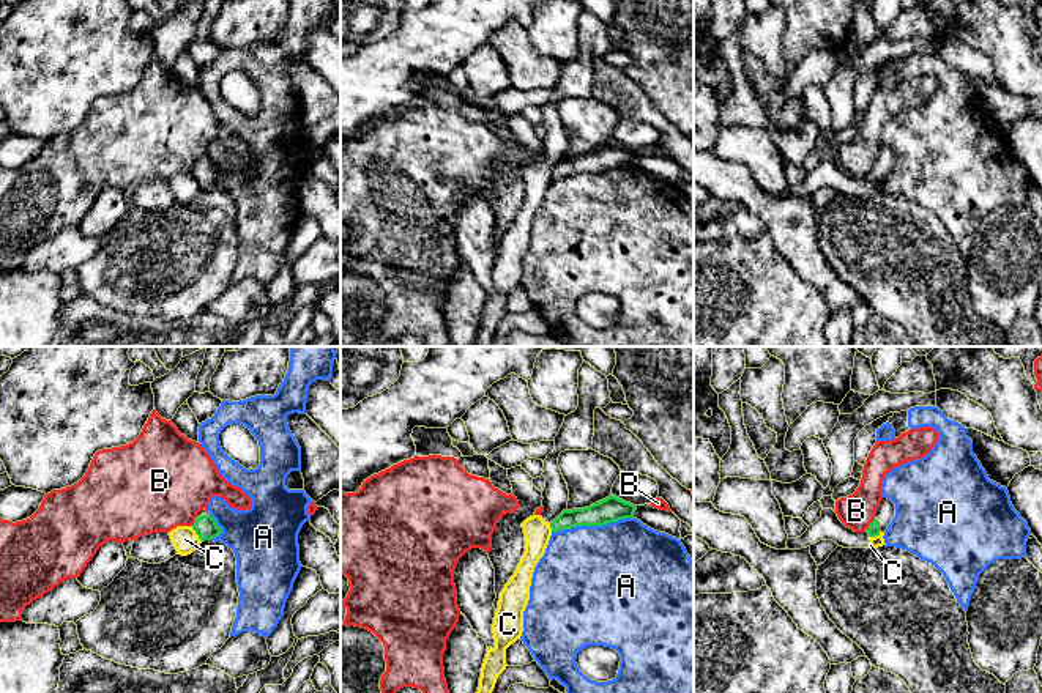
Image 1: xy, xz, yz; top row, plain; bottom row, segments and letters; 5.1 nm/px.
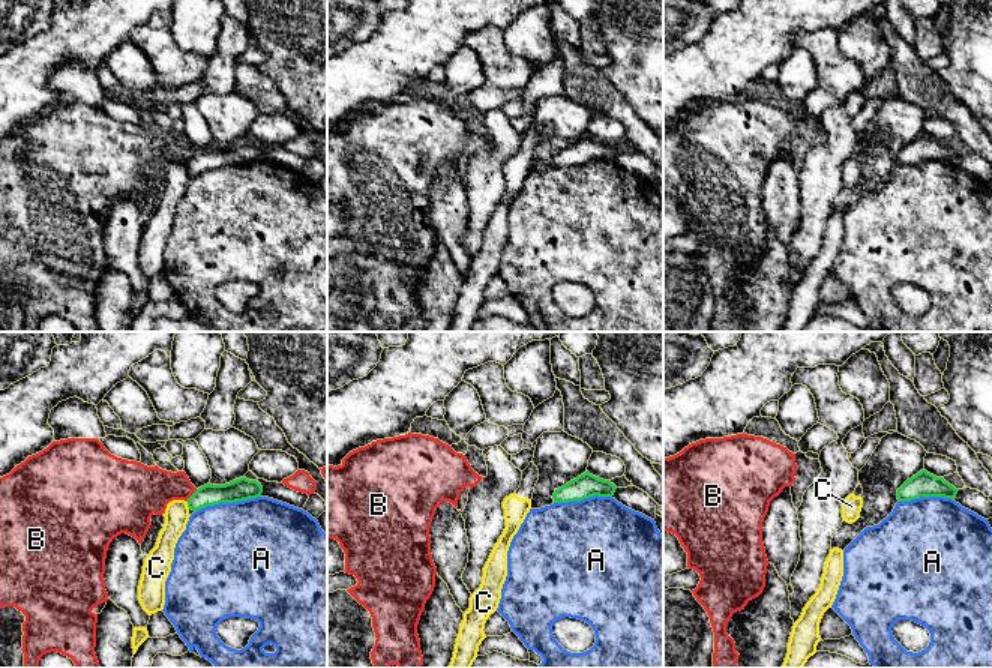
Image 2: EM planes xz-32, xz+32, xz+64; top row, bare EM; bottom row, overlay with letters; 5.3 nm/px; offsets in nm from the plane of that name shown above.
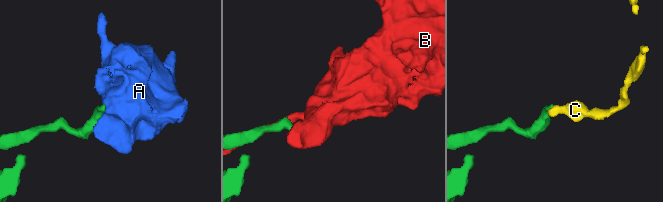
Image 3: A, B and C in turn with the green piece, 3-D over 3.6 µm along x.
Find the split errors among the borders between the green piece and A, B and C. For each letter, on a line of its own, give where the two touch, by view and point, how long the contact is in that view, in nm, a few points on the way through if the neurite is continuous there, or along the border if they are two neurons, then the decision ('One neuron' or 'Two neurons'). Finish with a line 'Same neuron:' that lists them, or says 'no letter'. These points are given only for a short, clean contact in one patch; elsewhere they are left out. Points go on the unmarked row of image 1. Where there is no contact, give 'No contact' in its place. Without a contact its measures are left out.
A: Touches green at xz (591, 172). Shared border 420 nm. Two neurons
B: Touches green at yz (869, 172). Shared border 90 nm. Two neurons
C: Touches green at xy (196, 180). Shared border 100 nm. Boundary: xy (191, 174), (202, 188). Two neurons
Same neuron: no letter

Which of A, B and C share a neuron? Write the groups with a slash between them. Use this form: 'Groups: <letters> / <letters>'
Groups: A / B / C

